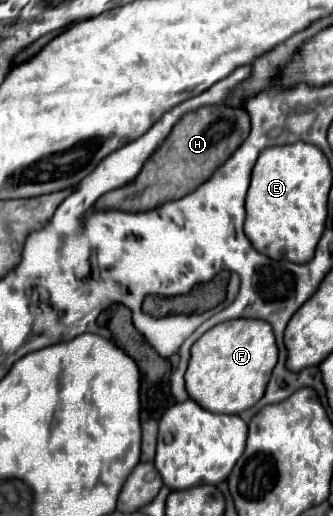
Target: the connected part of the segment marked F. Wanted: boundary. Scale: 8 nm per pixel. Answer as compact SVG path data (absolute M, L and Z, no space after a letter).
M231 319L219 323L203 333L191 347L191 361L185 373L187 393L193 401L213 413L241 413L263 397L277 357L279 349L267 321Z

